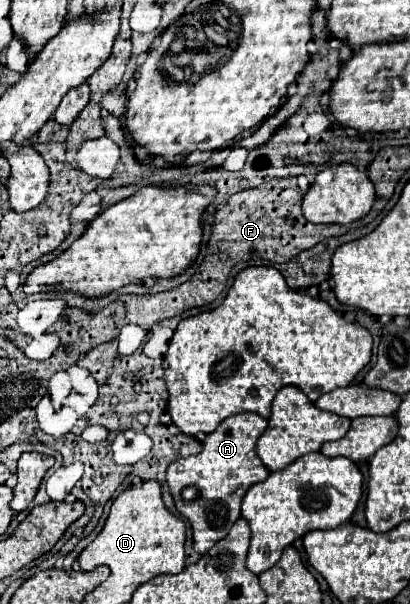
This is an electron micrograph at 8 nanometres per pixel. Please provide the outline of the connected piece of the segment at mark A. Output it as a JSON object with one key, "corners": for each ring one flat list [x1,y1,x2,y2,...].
{"corners":[[240,412,228,416,218,428,204,438,200,454,174,460,166,470,166,482,174,498,176,510,190,522,194,532,194,550,204,554,218,540,222,540,230,526,240,518,240,502,246,490,268,478,268,468,256,456,254,446,258,436,266,430,268,420,256,412]]}

